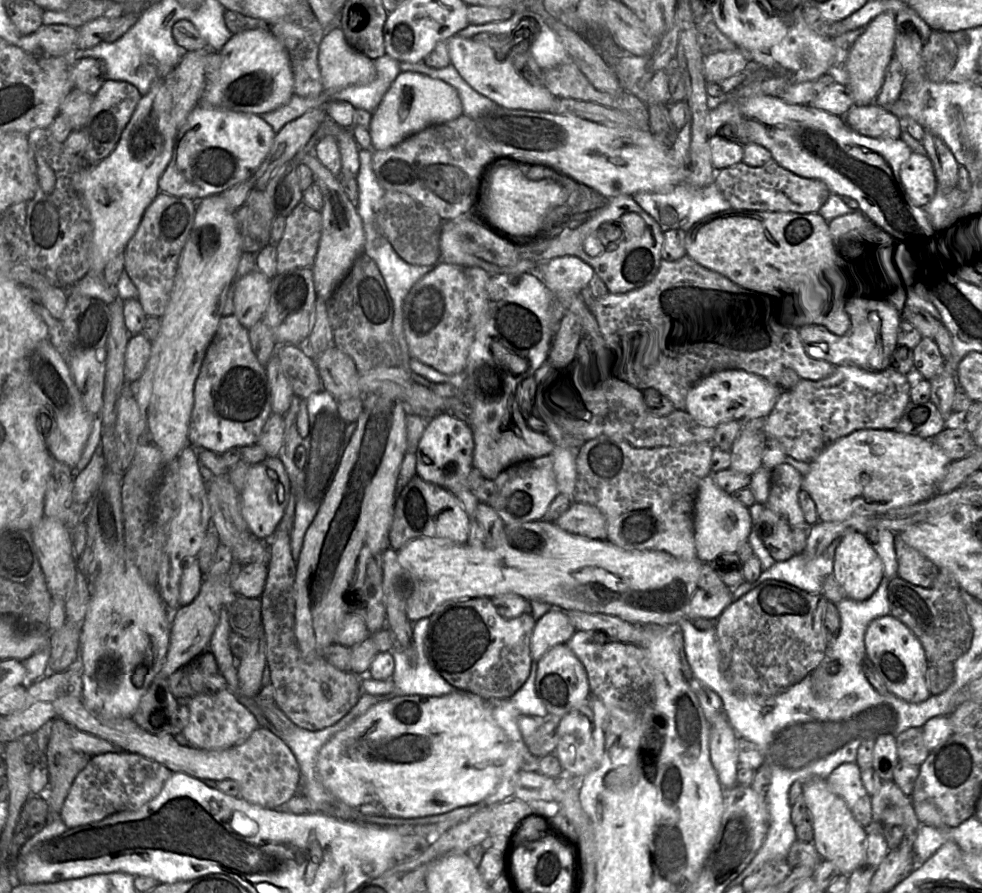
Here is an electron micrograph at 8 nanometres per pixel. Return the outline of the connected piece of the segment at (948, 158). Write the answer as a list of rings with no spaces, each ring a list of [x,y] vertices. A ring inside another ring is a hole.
[[[925,132],[922,144],[933,164],[938,189],[943,193],[950,193],[958,185],[960,165],[941,138]]]

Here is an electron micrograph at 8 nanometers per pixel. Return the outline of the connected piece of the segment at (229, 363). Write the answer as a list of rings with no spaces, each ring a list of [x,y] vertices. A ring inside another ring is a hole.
[[[234,314],[222,316],[219,321],[195,381],[193,397],[188,431],[190,446],[195,449],[209,449],[221,454],[230,448],[240,448],[257,442],[266,420],[272,413],[270,387],[266,368],[259,363],[252,351],[249,331]]]

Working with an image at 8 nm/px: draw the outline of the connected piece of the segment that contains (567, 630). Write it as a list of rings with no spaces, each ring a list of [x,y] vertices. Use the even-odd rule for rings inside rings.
[[[560,608],[550,609],[537,621],[531,639],[532,660],[539,661],[551,648],[567,643],[576,628],[567,612]]]

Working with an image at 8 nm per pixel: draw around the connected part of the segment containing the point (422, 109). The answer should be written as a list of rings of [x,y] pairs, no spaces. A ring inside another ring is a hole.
[[[401,72],[372,113],[369,126],[372,149],[391,148],[431,125],[451,121],[462,113],[459,95],[451,85],[421,73]]]

